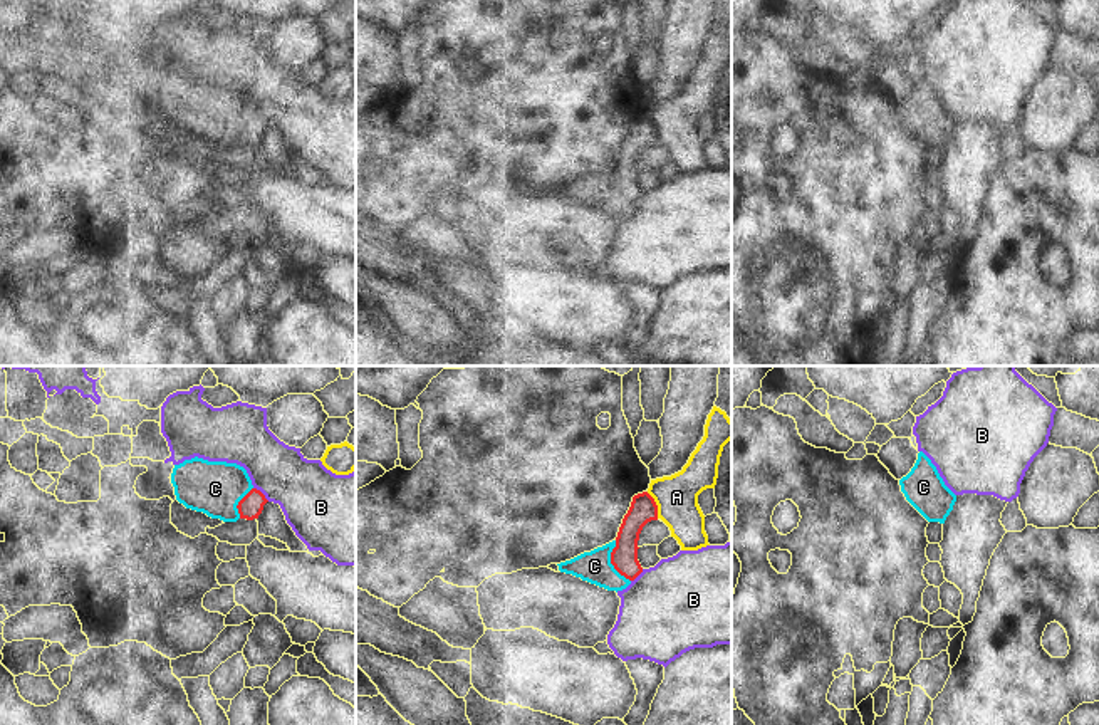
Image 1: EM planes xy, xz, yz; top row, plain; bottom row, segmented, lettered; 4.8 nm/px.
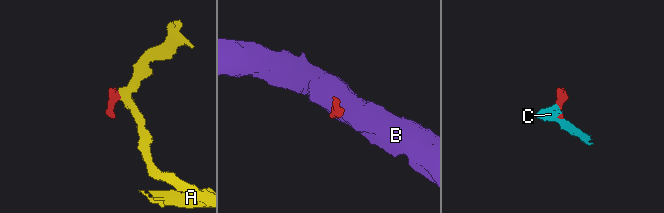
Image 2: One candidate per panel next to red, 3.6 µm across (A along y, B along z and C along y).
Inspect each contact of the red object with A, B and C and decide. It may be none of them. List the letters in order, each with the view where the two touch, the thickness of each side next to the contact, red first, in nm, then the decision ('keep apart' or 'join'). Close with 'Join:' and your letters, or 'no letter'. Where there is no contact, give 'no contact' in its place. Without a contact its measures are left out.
A: xz | 130/200 nm | keep apart
B: xy | 110/320 nm | keep apart
C: xz | 130/150 nm | join
Join: C

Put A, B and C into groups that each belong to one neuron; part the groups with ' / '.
A / B / C

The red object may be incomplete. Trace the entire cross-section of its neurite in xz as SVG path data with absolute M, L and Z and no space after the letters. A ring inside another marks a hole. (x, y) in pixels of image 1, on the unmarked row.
M648 116L634 119L617 161L602 171L557 188L559 195L607 215L626 213L643 196L638 185L638 164L643 151L651 144L658 144L654 123Z

